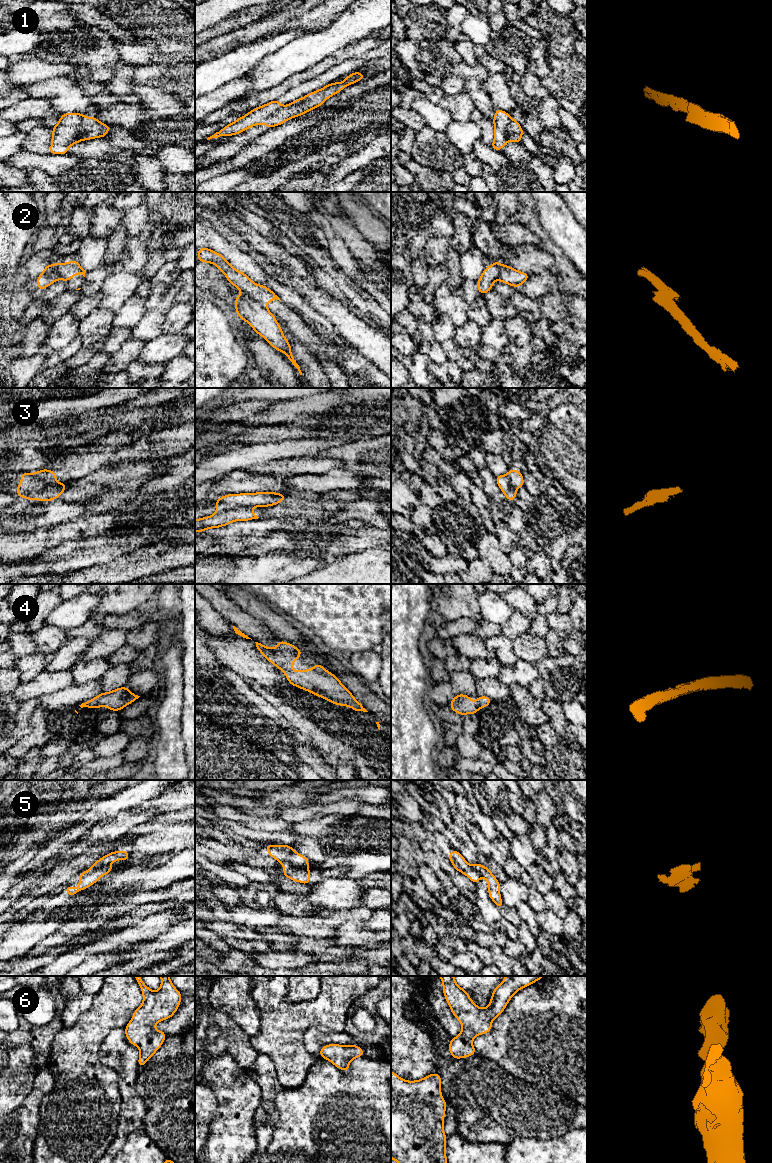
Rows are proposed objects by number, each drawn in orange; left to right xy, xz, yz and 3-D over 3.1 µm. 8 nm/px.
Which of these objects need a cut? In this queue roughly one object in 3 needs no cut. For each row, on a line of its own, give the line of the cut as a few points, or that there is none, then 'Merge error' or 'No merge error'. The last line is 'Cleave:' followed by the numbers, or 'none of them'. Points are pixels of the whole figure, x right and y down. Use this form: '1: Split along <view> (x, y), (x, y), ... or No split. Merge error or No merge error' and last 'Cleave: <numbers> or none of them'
1: Split along xy (84, 116), (79, 126), (79, 138), (81, 140). Merge error
2: Split along xz (241, 292), (259, 302), (268, 311). Merge error
3: Split along xz (252, 507), (238, 507), (216, 513). Merge error
4: No split. No merge error
5: Split along xz (306, 865), (287, 865), (285, 867). Merge error
6: No split. No merge error
Cleave: 1, 2, 3, 5

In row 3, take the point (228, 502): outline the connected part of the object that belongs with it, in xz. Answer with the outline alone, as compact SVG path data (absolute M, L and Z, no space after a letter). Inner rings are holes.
M257 492L228 494L215 501L216 513L235 510L240 507L268 507L277 505L286 498L286 494L275 492Z

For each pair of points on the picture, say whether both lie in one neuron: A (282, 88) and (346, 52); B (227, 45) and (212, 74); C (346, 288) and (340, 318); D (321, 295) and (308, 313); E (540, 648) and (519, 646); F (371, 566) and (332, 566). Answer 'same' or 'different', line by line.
A: same
B: different
C: different
D: different
E: same
F: same

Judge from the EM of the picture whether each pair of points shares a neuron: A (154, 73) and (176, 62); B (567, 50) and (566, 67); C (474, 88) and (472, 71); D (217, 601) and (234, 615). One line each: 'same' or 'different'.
A: same
B: different
C: different
D: same

